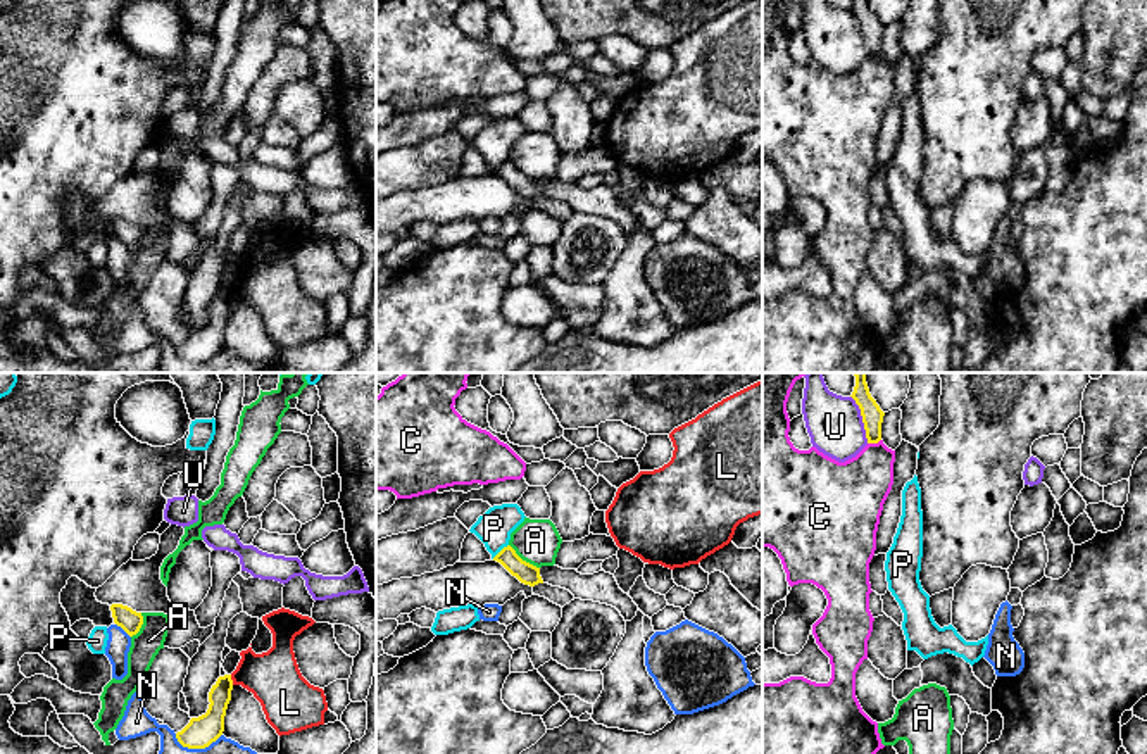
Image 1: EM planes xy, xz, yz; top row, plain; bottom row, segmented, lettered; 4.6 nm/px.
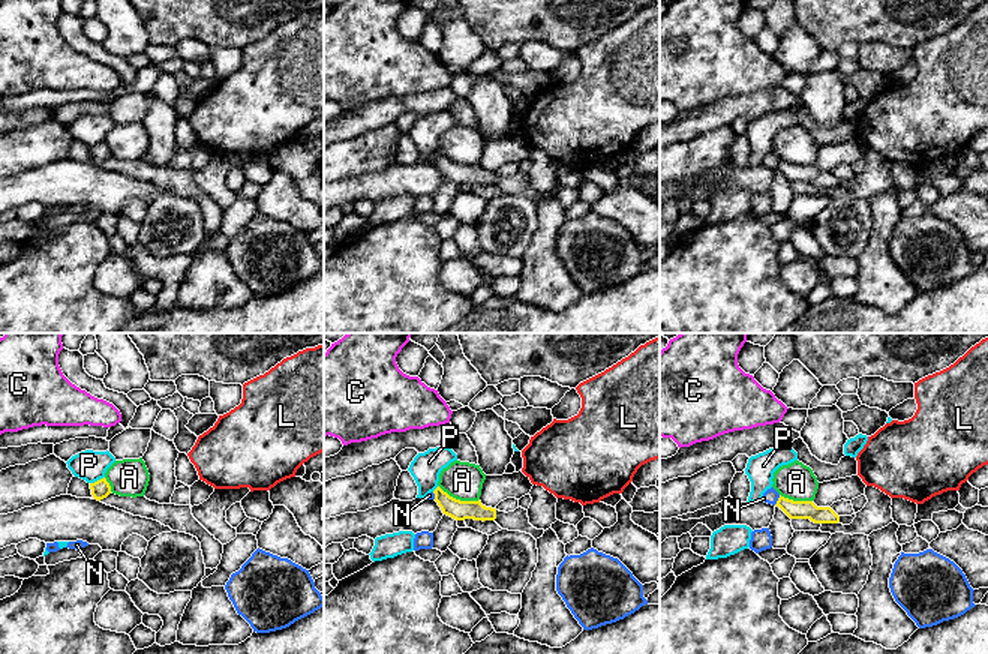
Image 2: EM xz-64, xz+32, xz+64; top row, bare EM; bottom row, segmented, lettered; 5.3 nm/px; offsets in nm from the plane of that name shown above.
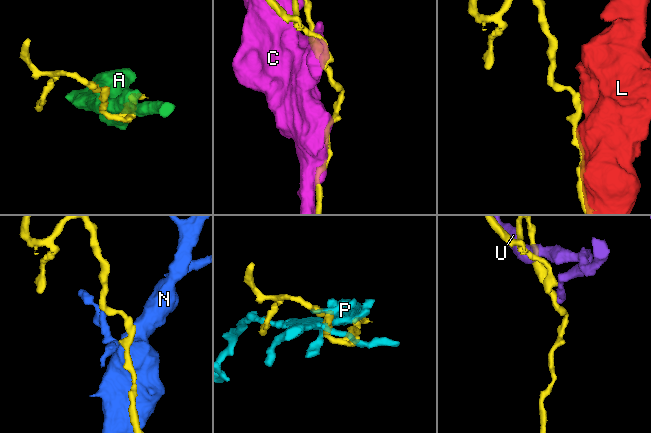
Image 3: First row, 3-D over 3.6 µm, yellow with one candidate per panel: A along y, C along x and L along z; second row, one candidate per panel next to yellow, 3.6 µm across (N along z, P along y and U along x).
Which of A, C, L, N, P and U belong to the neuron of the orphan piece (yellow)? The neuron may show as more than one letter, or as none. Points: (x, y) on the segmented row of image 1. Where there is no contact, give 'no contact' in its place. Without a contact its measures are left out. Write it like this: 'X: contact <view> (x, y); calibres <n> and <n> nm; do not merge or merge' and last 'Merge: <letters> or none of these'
A: contact xz (521, 559); calibres 100 and 200 nm; do not merge
C: contact yz (873, 442); calibres 100 and 300 nm; do not merge
L: contact xy (231, 680); calibres 140 and 240 nm; do not merge
N: contact xy (123, 628); calibres 100 and 110 nm; do not merge
P: contact xz (501, 551); calibres 100 and 170 nm; do not merge
U: contact yz (863, 420); calibres 100 and 260 nm; do not merge
Merge: none of these

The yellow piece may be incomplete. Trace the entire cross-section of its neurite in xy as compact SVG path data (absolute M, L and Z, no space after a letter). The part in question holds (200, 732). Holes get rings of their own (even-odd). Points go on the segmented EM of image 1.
M231 675L219 676L209 692L209 709L176 733L178 742L188 749L205 749L224 732L224 716L231 701Z

